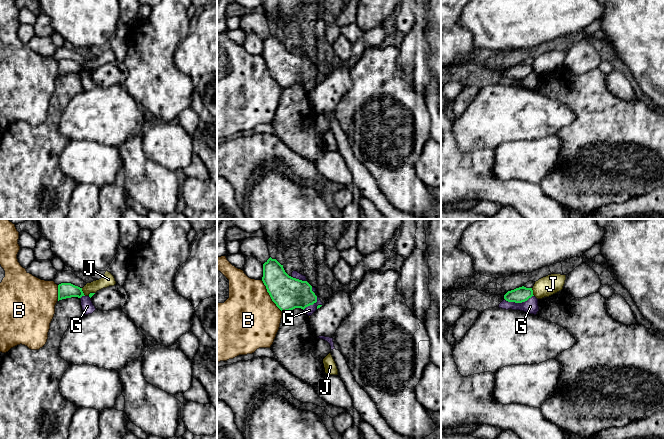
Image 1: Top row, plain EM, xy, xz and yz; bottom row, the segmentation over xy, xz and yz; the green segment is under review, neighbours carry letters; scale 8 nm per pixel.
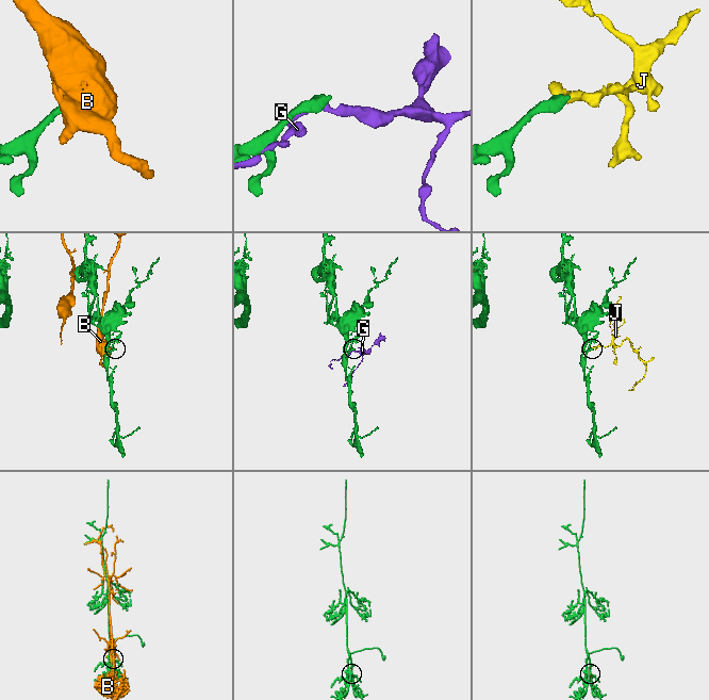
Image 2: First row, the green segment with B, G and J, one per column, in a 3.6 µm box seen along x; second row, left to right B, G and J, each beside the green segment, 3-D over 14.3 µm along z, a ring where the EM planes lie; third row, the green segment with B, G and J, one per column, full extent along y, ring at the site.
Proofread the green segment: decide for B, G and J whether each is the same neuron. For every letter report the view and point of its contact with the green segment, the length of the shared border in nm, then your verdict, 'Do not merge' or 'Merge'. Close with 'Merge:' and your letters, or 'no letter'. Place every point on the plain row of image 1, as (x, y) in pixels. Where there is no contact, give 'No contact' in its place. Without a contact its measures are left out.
B: Touches green at xz (270, 72). Shared border 300 nm. Do not merge
G: Touches green at yz (519, 78). Shared border 240 nm. Do not merge
J: Touches green at xy (82, 68). Shared border 70 nm. Do not merge
Merge: no letter

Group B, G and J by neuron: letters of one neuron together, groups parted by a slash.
B / G / J

